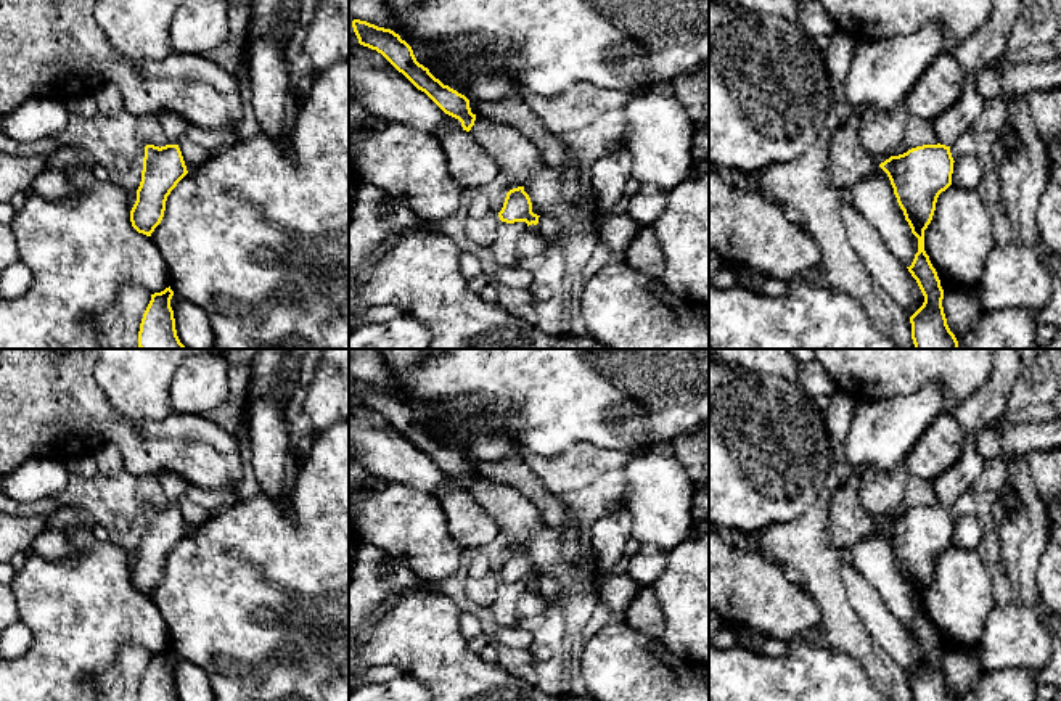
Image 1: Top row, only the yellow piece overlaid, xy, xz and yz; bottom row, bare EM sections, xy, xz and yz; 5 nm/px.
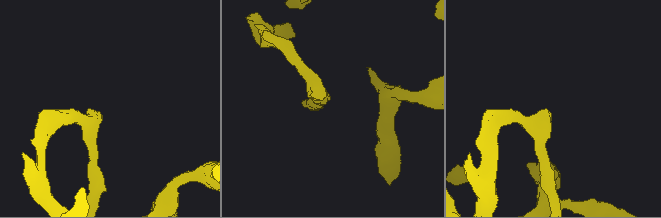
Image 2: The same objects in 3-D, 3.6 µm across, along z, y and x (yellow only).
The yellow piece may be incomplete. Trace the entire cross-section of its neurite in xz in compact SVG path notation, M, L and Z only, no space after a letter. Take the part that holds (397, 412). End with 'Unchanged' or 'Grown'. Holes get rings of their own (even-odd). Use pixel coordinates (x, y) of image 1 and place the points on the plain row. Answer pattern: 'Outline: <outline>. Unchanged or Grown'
Outline: M354 379L352 387L360 405L381 413L418 450L424 452L445 474L458 479L463 490L471 490L476 474L471 473L469 460L449 445L444 445L429 432L428 428L420 424L412 407L402 400L399 394L360 379Z. Unchanged

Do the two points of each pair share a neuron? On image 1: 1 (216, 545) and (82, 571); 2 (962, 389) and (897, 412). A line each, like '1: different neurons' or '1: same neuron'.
1: different neurons
2: different neurons

